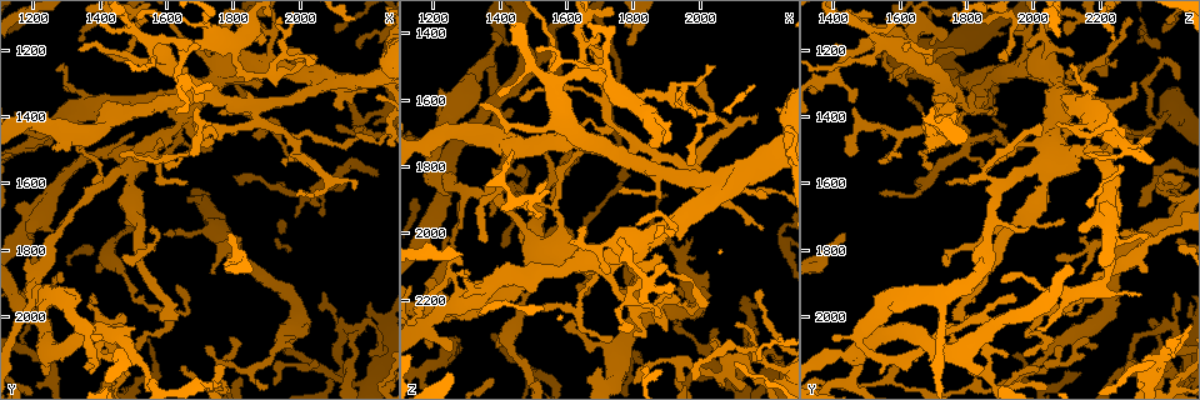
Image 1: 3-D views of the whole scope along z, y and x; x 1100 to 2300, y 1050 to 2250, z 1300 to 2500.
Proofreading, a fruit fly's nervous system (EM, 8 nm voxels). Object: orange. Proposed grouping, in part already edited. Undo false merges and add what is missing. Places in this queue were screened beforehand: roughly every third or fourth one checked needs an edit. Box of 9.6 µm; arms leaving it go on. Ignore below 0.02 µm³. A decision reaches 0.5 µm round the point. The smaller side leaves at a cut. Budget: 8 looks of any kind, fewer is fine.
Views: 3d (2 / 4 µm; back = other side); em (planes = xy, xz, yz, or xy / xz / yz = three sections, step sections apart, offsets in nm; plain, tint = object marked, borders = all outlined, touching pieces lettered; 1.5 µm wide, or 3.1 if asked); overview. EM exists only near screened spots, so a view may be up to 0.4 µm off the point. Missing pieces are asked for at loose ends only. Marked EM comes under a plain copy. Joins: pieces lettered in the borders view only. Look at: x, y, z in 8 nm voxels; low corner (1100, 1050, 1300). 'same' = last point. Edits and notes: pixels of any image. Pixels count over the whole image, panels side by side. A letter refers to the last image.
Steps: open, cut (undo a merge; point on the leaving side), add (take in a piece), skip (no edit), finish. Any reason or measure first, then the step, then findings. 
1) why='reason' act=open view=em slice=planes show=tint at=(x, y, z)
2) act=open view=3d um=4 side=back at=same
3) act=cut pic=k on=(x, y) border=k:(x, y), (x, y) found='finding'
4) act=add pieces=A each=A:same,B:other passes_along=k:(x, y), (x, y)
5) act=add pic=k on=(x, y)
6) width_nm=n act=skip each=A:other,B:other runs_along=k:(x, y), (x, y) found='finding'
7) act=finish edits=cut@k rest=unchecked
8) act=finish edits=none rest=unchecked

why='sharp bend' act=open view=3d um=4 at=(1800, 1190, 1610)

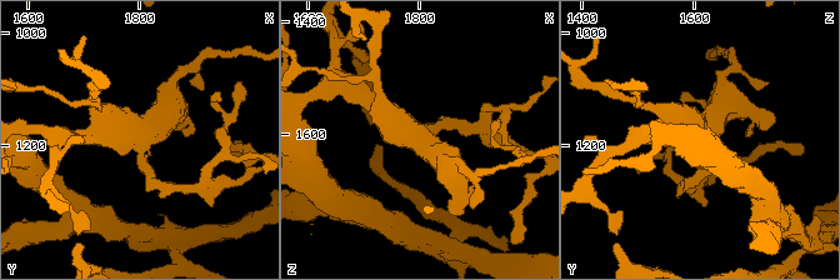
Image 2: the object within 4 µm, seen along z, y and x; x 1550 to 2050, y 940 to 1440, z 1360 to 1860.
arms=4 act=open view=em slice=xy step=4 show=tint at=(1800, 1180, 1610)

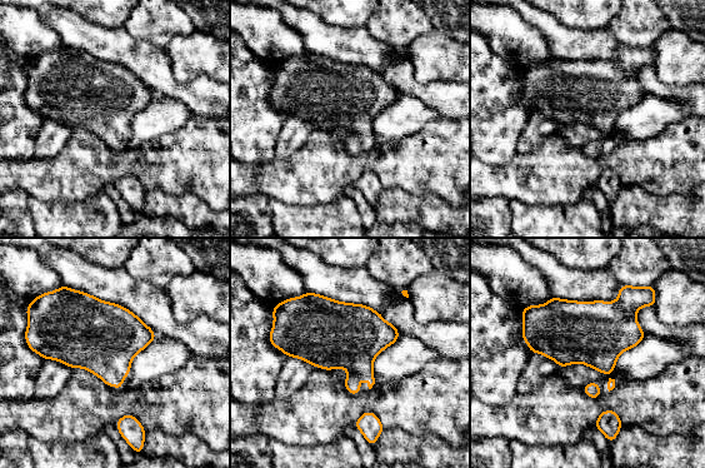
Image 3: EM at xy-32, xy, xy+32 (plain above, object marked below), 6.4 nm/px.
act=open view=em slice=planes show=borders at=same

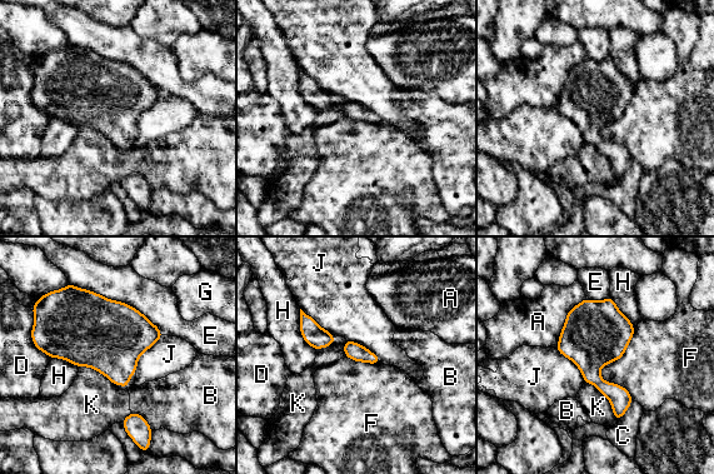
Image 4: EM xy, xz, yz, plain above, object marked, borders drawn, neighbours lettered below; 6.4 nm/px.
act=skip each=A:other,B:other,C:other,D:other,E:other,F:other,G:other,H:other,J:other,K:other border=4:(634, 329), (600, 368), (603, 382) found='all the same neuron'

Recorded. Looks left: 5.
why='an open end' act=open view=em slice=xy step=8 show=tint at=(1460, 1500, 1580)

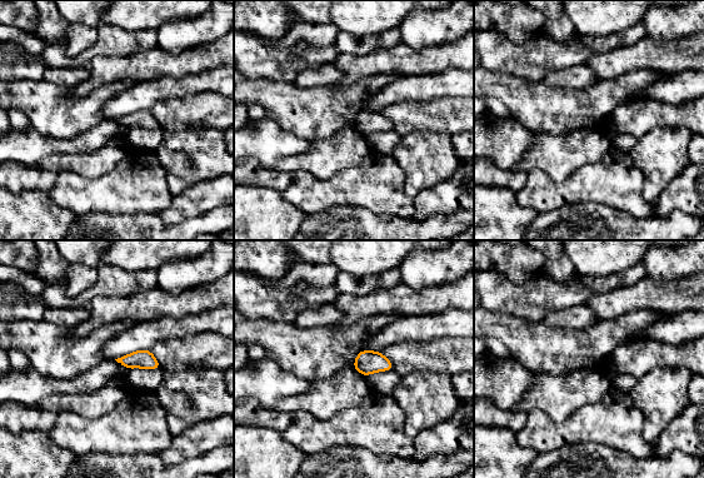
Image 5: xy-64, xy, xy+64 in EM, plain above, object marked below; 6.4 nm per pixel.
why='another direction' act=open view=em slice=planes show=borders at=same

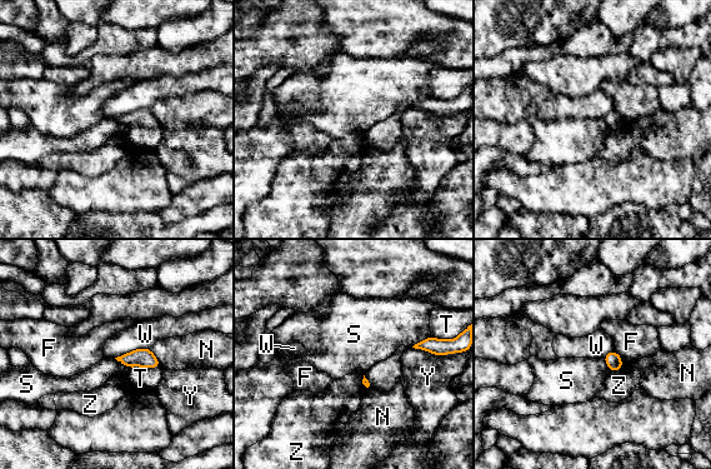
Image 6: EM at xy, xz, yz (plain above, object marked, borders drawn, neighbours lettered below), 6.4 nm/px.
width_nm=80 act=skip each=F:other,N:other,S:other,T:other,W:other,Y:other,Z:other border=6:(149, 348), (138, 348), (115, 358) found='none of them fits'

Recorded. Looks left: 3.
why='abrupt turn' act=open view=em slice=planes show=borders at=(1570, 2040, 1980)

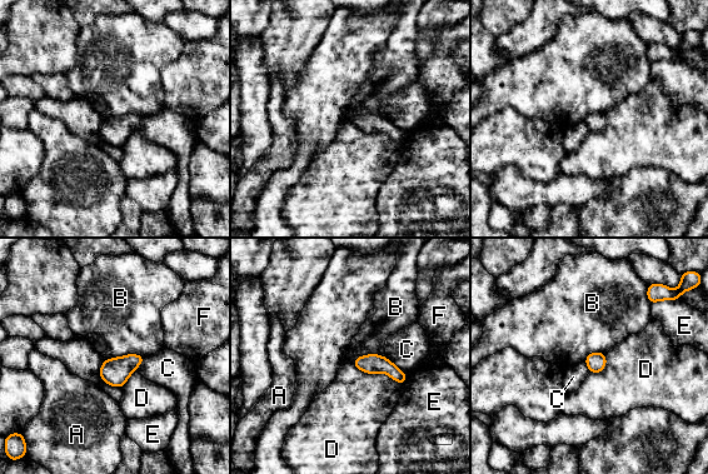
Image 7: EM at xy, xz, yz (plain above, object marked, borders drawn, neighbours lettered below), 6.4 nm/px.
longest_contact=D:360nm act=skip each=A:other,B:other,C:other,D:other,E:other,F:other border=7:(144, 355), (125, 354), (104, 360) found='continuous, no second neuron'

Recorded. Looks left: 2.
act=finish edits=none rest=unchecked

